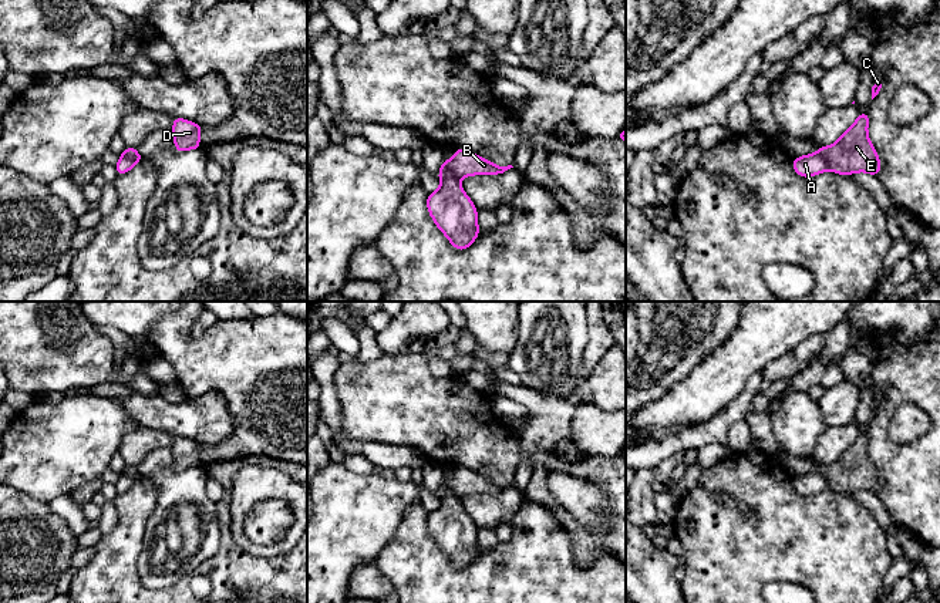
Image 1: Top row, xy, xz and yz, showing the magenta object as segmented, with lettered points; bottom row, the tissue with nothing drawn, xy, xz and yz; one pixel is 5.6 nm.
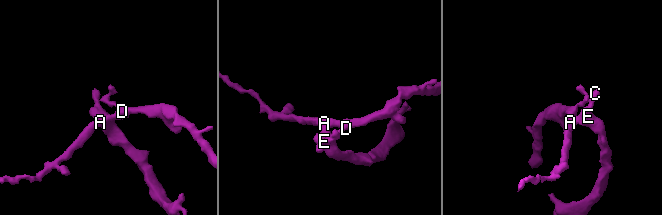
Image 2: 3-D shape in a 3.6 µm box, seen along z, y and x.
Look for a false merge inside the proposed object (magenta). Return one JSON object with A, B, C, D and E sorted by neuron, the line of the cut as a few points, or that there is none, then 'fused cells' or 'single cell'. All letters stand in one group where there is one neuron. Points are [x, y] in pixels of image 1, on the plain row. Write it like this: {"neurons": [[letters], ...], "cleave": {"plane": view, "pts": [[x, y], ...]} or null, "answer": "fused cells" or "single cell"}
{"neurons": [["A", "B", "D"], ["C", "E"]], "cleave": {"plane": "xy", "pts": [[123, 472], [131, 477], [140, 474]]}, "answer": "fused cells"}

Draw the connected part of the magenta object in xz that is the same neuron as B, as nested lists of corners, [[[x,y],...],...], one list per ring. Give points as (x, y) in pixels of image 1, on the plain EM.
[[[458,466],[449,479],[444,478],[438,491],[438,498],[442,499],[449,493],[458,498],[472,493],[501,493],[511,486],[513,485],[495,484],[474,471]]]

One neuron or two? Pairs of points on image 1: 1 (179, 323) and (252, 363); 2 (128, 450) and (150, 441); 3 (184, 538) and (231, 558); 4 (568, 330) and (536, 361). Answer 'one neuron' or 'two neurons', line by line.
1: one neuron
2: one neuron
3: two neurons
4: one neuron

